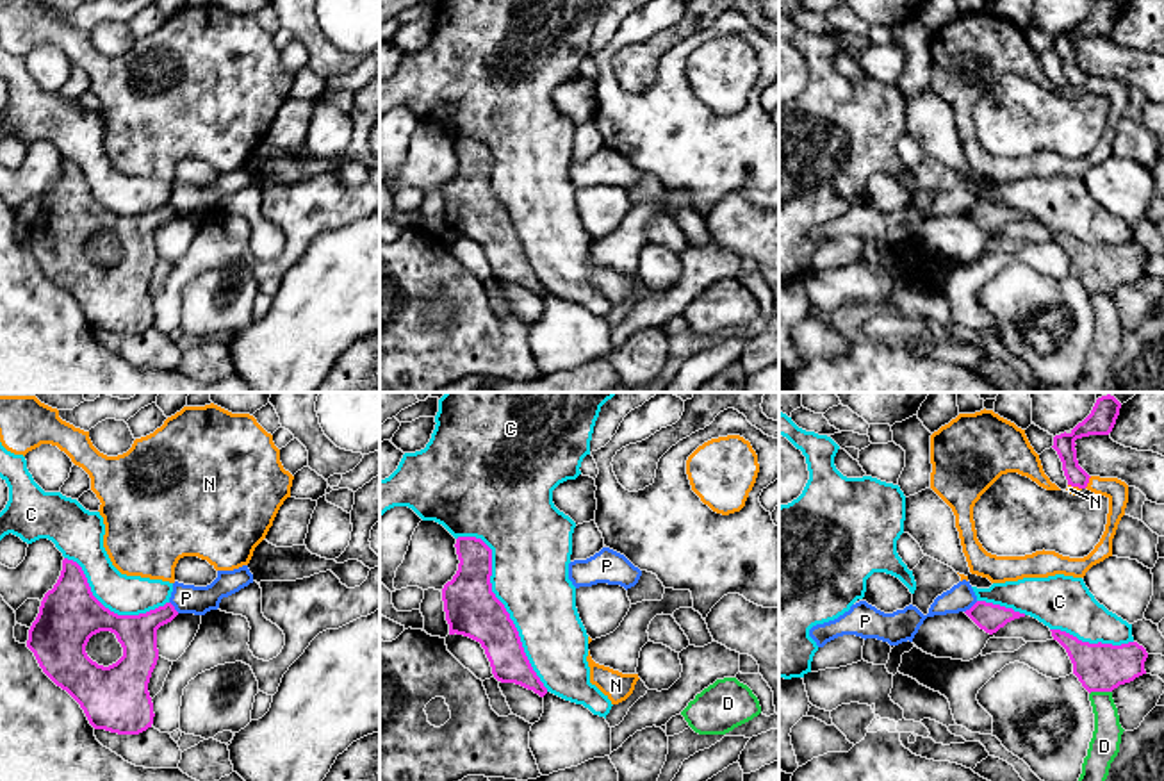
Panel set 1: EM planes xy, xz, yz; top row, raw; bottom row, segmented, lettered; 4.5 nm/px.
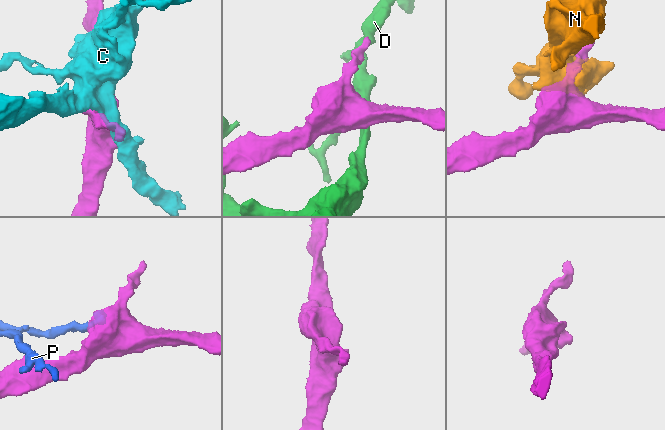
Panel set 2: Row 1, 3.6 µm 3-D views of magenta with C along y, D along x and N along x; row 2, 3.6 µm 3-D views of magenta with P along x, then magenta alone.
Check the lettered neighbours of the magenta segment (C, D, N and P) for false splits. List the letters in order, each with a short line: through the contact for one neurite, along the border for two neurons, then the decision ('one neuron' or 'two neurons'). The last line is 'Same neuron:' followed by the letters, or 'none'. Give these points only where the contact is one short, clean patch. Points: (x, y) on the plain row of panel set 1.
C: two neurons
D: two neurons
N: two neurons
P: line yz (977, 202), (965, 213); two neurons
Same neuron: none

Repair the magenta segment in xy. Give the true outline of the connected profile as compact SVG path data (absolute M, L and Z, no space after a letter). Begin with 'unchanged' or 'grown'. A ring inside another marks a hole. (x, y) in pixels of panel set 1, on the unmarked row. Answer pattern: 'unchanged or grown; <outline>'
unchanged; M64 159L61 177L45 194L39 214L29 230L27 248L43 273L80 305L94 330L139 335L152 328L155 317L148 284L159 260L157 230L176 216L171 203L139 216L111 212L93 196L82 168ZM100 232L114 234L123 248L123 257L109 267L98 266L86 253L89 239Z

